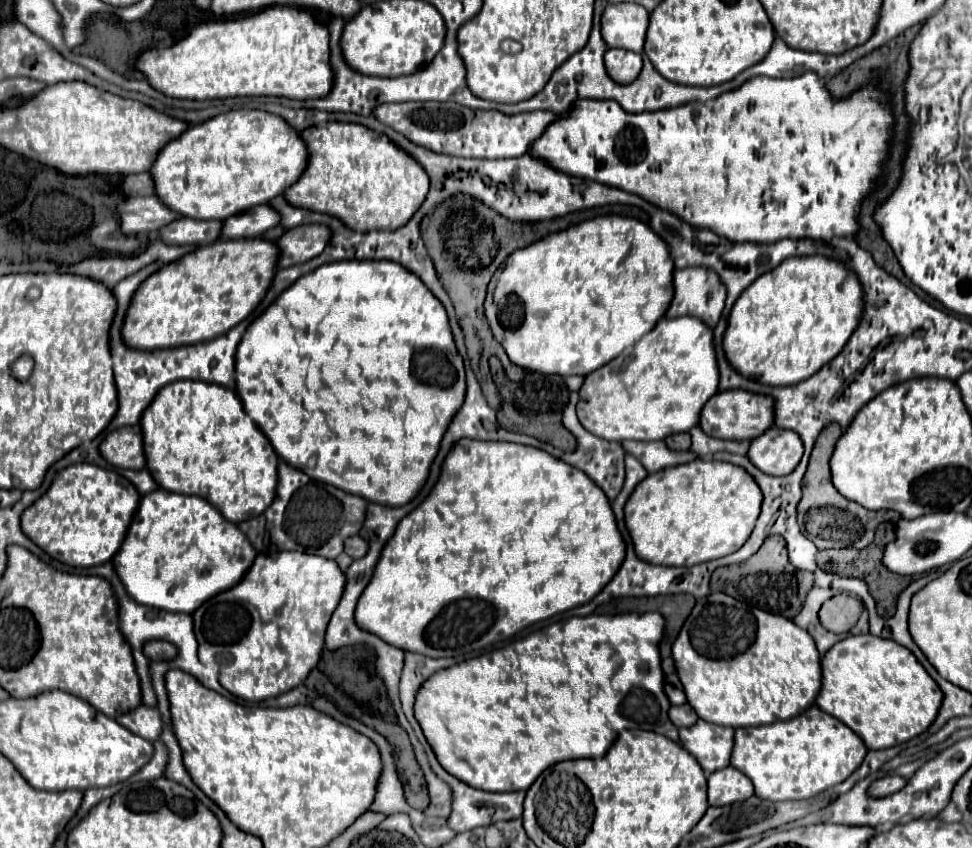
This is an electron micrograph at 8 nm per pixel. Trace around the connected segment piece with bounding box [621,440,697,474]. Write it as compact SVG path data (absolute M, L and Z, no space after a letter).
M625 440L621 442L623 450L631 456L635 456L649 474L659 472L667 466L677 466L695 460L697 456L693 452L675 452L665 446L665 442L635 442L635 440Z

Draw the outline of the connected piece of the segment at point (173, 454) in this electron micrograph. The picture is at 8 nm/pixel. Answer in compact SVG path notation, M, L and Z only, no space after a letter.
M179 380L163 386L153 404L147 406L141 420L143 450L147 456L147 472L151 478L169 492L205 498L213 504L221 516L233 524L259 516L275 498L277 486L277 454L265 434L245 414L239 396L219 384Z

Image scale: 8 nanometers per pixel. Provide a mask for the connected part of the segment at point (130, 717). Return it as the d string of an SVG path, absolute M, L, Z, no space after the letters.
M139 706L139 708L119 716L117 722L145 740L157 740L159 732L161 732L159 712L155 708L147 708L147 706Z

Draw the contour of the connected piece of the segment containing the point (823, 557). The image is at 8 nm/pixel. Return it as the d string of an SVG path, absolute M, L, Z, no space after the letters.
M885 522L877 528L877 534L875 534L875 540L873 544L869 544L865 550L819 550L819 556L817 556L817 562L821 568L825 570L831 570L835 572L837 576L847 576L847 578L853 578L857 576L859 580L863 580L873 596L873 600L877 602L877 610L881 614L881 618L887 618L887 614L891 616L895 612L895 602L897 602L897 596L899 592L907 586L907 580L903 576L897 576L893 572L889 572L887 568L883 568L881 564L881 556L883 556L883 550L885 546L895 538L895 528L893 524Z

